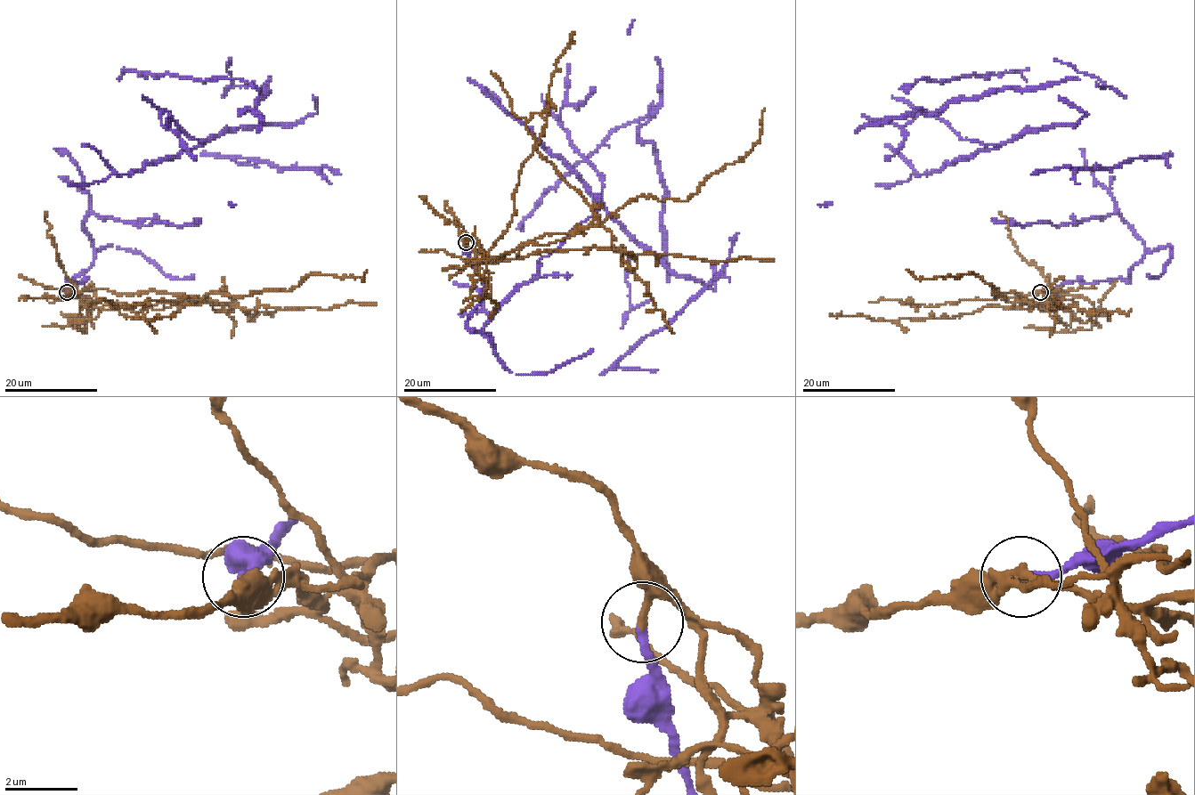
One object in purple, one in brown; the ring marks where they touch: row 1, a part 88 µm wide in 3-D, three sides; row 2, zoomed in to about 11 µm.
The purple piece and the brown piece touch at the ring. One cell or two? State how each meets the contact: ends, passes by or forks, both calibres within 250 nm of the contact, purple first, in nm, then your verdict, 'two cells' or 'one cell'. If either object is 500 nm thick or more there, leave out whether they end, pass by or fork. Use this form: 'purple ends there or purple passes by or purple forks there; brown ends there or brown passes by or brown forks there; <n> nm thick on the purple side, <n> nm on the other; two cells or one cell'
purple ends there; brown ends there; 220 nm thick on the purple side, 240 nm on the other; two cells

